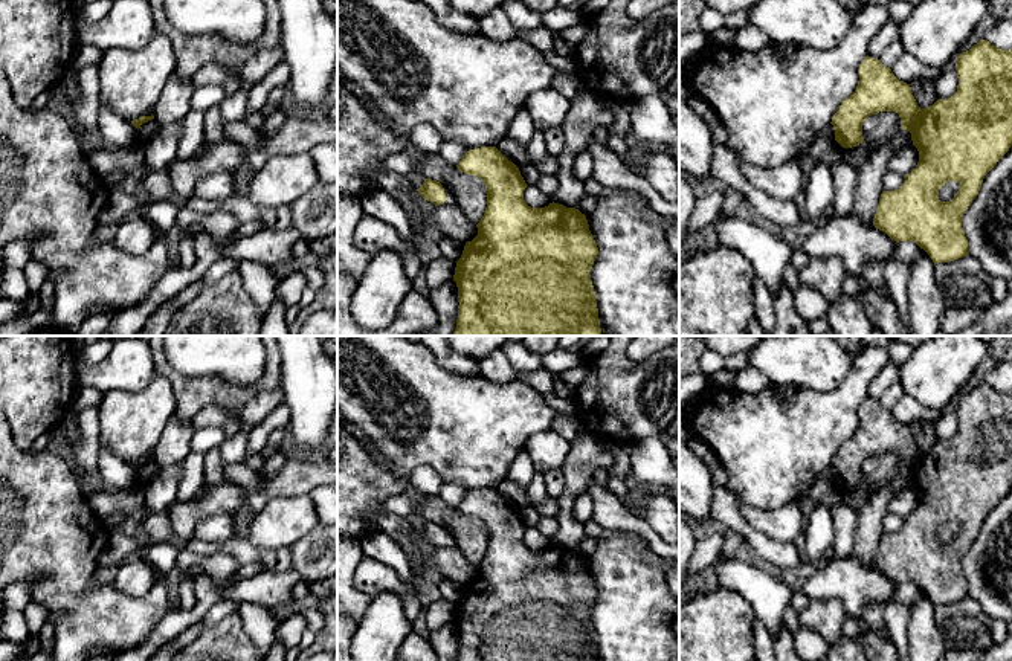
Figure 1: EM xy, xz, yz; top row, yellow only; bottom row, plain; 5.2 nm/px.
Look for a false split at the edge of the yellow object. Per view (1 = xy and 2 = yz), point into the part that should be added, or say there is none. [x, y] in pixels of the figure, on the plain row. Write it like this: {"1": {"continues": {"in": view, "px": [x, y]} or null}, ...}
{"1": {"continues": null}, "2": {"continues": null}}

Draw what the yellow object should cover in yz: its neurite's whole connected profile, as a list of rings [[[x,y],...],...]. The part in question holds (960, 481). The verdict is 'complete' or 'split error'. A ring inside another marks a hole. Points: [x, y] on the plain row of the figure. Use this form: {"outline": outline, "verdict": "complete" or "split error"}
{"outline": [[[981,382],[956,400],[956,412],[957,434],[920,450],[910,426],[899,423],[881,401],[867,397],[858,411],[856,432],[841,444],[830,464],[835,482],[843,490],[852,490],[864,484],[862,466],[869,458],[879,453],[899,456],[901,472],[911,475],[919,504],[899,531],[882,533],[873,568],[896,585],[916,585],[934,606],[969,597],[962,559],[977,539],[985,518],[1012,488],[1012,391],[1003,392]],[[948,524],[957,524],[959,533],[951,543],[940,543],[939,531]]], "verdict": "complete"}

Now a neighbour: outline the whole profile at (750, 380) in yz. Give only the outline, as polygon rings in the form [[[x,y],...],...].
[[[745,365],[736,372],[736,389],[743,394],[759,394],[771,385],[756,366]]]

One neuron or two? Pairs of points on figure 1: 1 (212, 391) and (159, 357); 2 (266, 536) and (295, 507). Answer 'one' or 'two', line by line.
1: one
2: one

